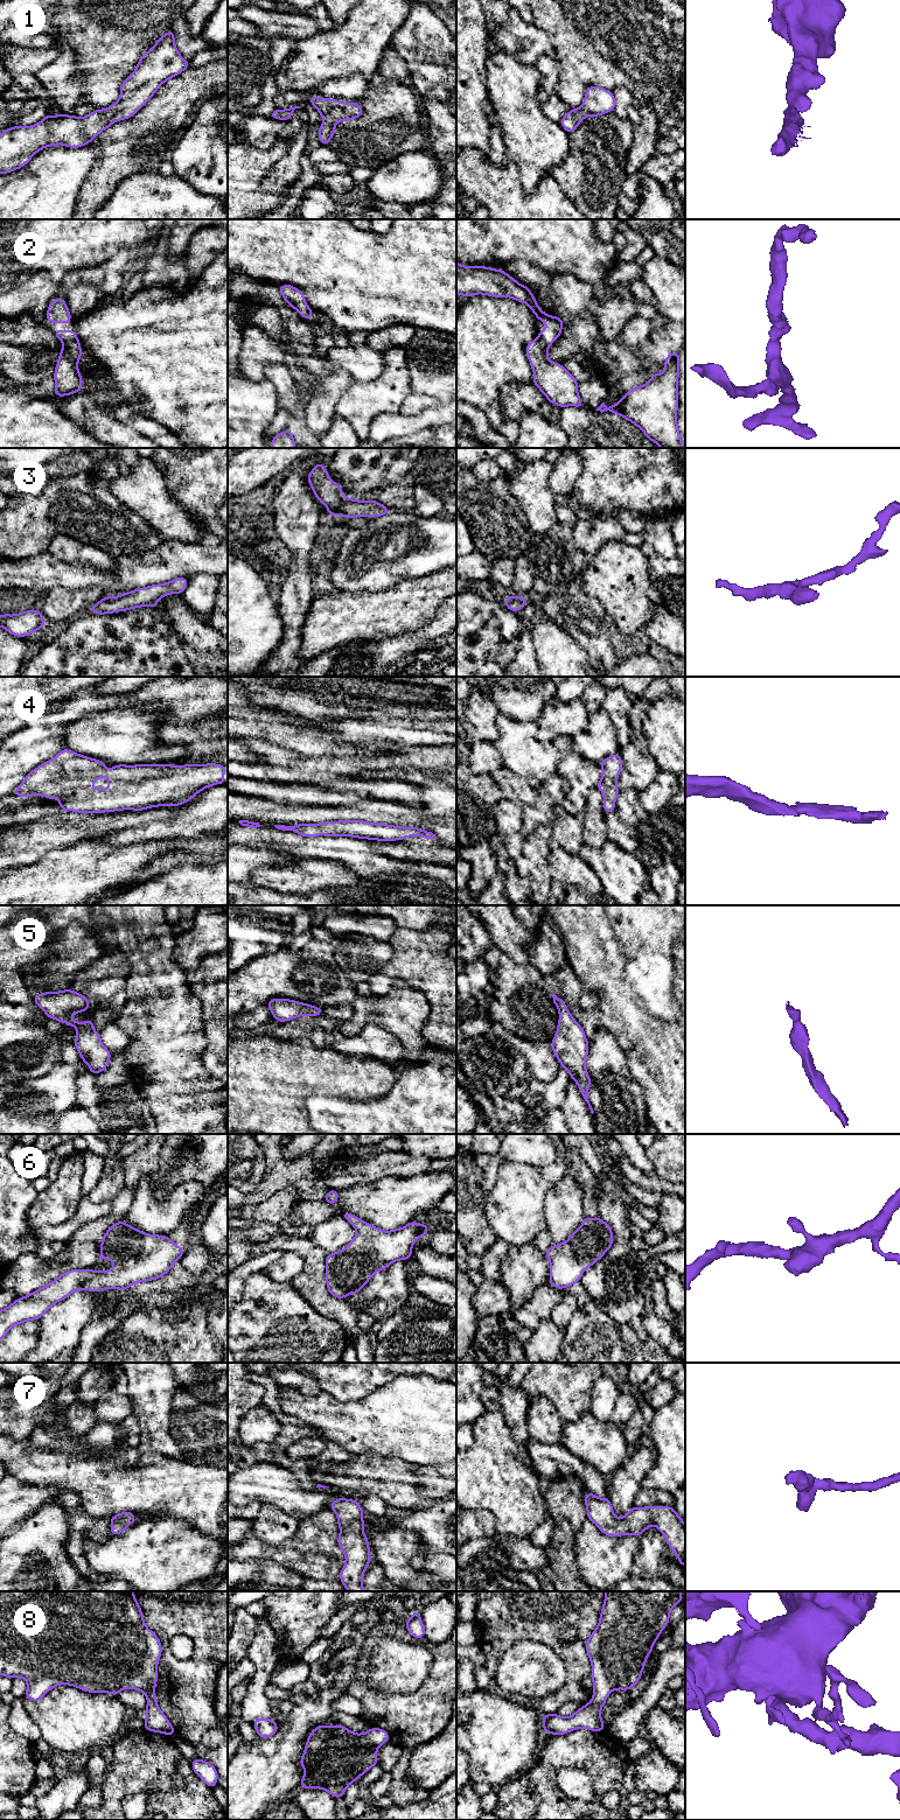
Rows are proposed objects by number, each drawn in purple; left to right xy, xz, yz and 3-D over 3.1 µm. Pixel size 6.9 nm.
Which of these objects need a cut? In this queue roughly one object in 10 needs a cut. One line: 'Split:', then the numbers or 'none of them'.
Split: none of them

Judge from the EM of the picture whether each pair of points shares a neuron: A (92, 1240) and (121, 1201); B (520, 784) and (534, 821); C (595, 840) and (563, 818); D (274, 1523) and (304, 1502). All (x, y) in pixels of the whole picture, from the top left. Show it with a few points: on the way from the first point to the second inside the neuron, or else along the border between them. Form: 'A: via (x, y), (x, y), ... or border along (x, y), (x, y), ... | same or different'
A: via (98, 1231), (118, 1210) | same
B: border along (538, 791), (537, 799), (531, 805), (523, 806) | different
C: border along (580, 814), (583, 817), (584, 844) | different
D: border along (263, 1503), (279, 1506), (301, 1520) | different

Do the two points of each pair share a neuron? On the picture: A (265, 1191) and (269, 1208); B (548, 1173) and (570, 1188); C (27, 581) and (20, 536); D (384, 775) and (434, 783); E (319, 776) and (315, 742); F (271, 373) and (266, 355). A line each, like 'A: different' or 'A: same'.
A: different
B: different
C: different
D: same
E: different
F: different

